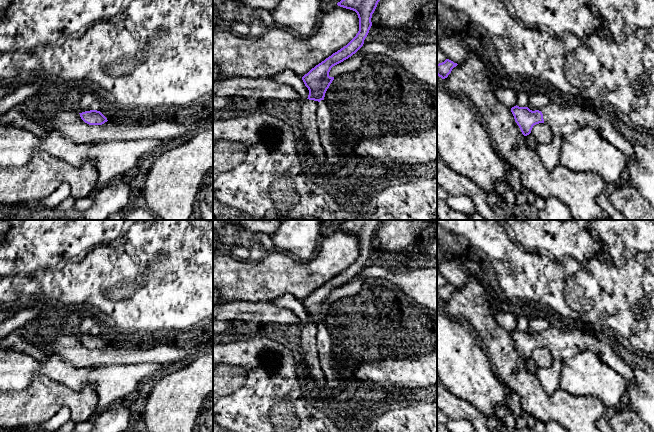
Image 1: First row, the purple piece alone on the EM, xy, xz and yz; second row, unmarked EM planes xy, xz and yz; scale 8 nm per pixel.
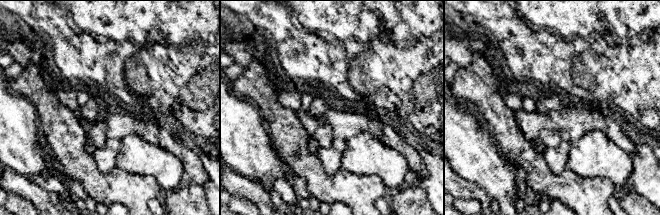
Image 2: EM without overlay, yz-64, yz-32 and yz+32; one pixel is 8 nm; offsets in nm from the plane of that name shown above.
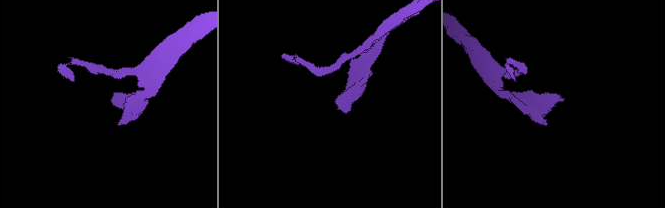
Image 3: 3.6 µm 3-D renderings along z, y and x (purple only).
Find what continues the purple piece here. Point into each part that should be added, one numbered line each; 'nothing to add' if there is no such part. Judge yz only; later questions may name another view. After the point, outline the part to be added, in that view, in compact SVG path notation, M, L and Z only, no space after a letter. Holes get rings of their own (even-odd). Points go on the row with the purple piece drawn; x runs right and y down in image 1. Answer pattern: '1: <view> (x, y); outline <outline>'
1: yz (563, 120); outline M580 101L568 104L549 104L539 111L543 114L552 134L564 138L577 129L591 127L606 141L625 154L626 159L635 156L632 143L625 139L610 120L598 115L594 110L585 108Z

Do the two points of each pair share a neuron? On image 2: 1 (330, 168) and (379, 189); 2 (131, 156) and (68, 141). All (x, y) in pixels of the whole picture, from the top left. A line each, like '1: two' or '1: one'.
1: two
2: two

